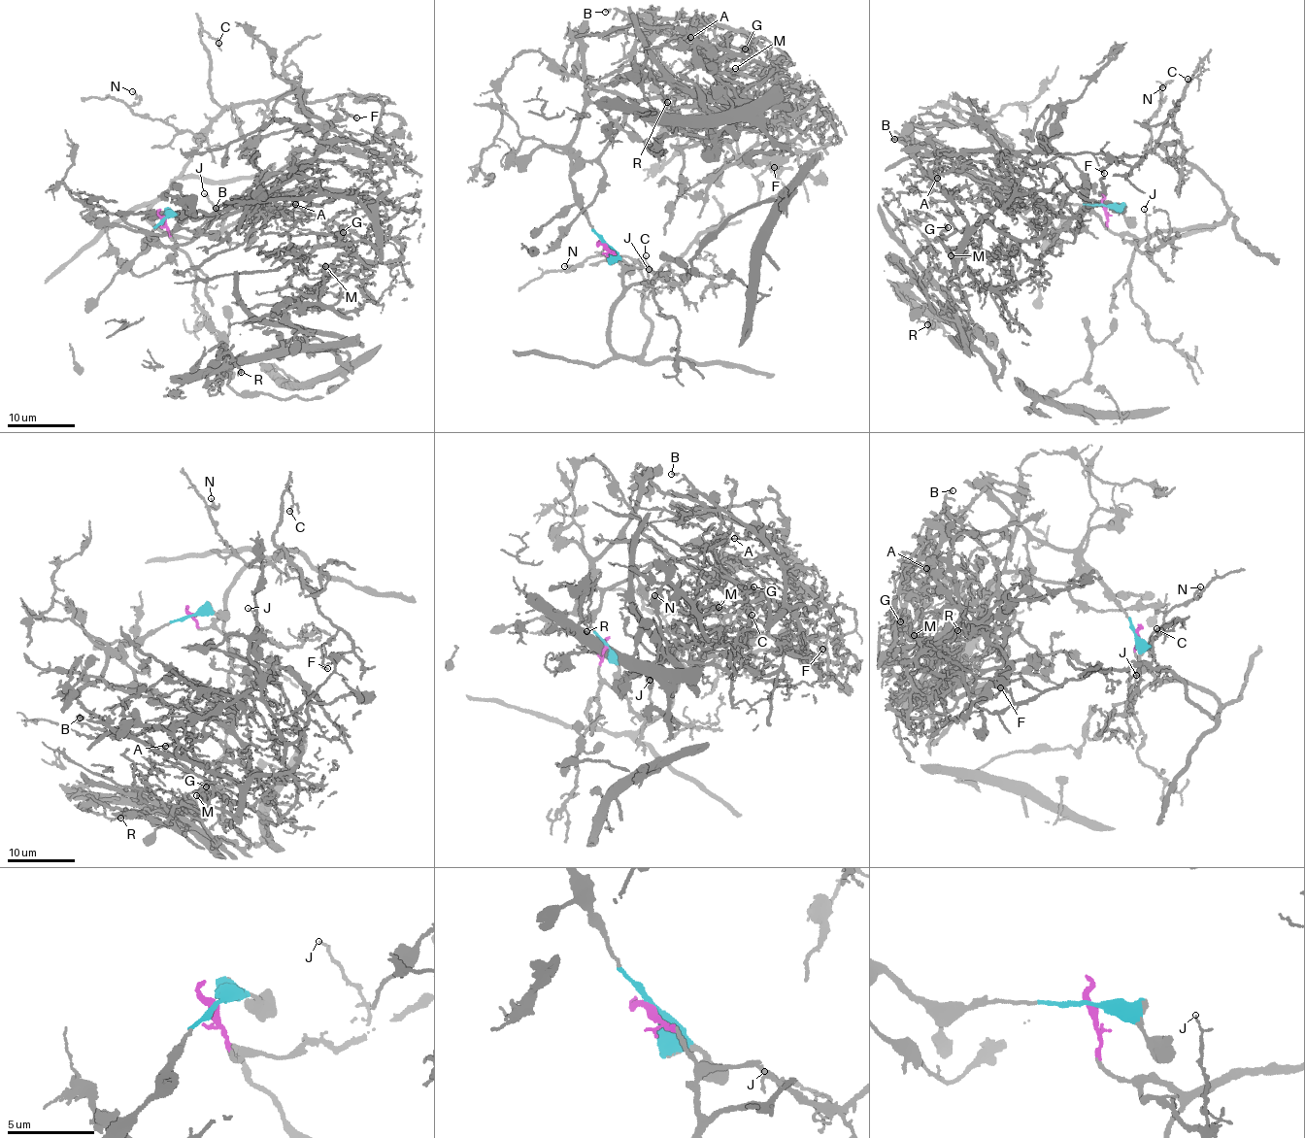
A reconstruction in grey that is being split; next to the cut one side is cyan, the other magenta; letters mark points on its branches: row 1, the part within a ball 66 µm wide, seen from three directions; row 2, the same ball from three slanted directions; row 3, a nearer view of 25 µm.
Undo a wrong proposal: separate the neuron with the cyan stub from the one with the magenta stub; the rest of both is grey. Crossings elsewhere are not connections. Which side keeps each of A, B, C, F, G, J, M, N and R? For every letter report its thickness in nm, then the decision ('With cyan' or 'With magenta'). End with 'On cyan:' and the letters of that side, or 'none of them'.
A: Thickness 150 nm. With cyan
B: Thickness 160 nm. With cyan
C: Thickness 150 nm. With magenta
F: Thickness 120 nm. With magenta
G: Thickness 480 nm. With cyan
J: Thickness 80 nm. With magenta
M: Thickness 240 nm. With cyan
N: Thickness 90 nm. With magenta
R: Thickness 120 nm. With cyan
On cyan: A, B, G, M, R

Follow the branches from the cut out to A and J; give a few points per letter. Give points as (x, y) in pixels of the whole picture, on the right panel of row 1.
A: (1102, 205), (1036, 203), (1001, 181), (972, 177), (908, 135), (922, 172), (933, 167), (941, 171), (937, 179)
J: (1102, 205), (1107, 225), (1125, 243), (1129, 242), (1142, 252), (1148, 251), (1149, 242), (1144, 209)

